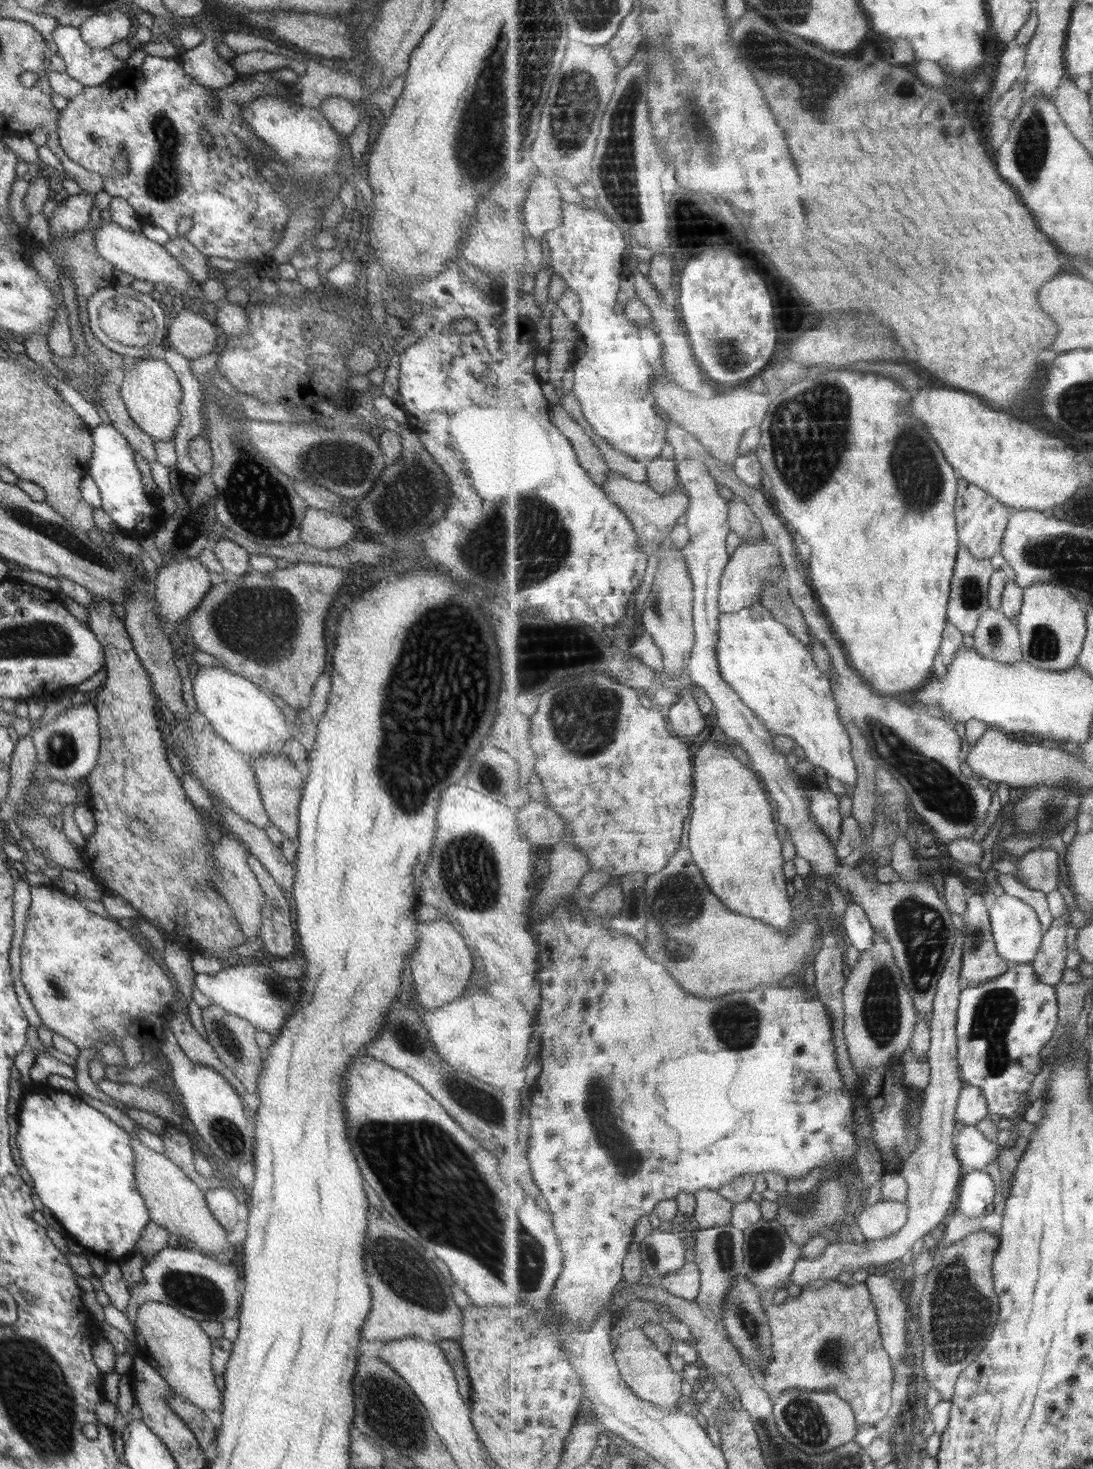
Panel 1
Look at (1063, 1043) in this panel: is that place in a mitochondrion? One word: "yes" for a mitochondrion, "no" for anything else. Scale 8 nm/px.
no

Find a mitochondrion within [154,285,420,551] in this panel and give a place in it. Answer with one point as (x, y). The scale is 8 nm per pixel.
(259, 504)

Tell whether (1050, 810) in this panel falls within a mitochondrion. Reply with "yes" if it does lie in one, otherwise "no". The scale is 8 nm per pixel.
yes

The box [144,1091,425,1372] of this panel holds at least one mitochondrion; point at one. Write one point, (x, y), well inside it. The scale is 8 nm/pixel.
(189, 1290)

